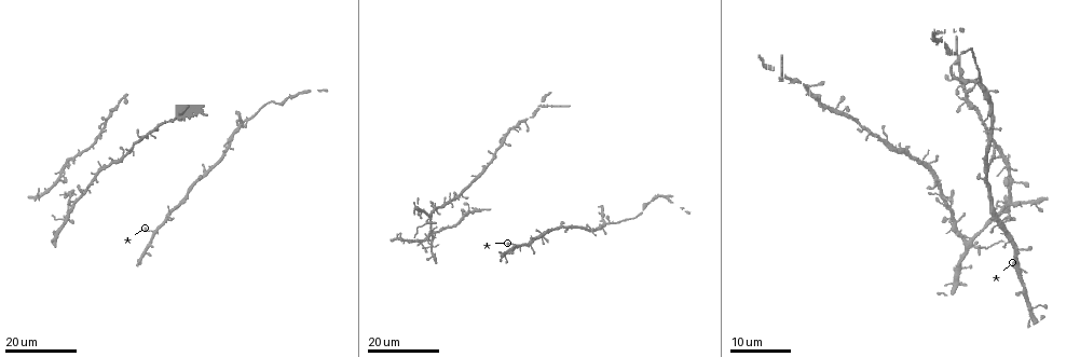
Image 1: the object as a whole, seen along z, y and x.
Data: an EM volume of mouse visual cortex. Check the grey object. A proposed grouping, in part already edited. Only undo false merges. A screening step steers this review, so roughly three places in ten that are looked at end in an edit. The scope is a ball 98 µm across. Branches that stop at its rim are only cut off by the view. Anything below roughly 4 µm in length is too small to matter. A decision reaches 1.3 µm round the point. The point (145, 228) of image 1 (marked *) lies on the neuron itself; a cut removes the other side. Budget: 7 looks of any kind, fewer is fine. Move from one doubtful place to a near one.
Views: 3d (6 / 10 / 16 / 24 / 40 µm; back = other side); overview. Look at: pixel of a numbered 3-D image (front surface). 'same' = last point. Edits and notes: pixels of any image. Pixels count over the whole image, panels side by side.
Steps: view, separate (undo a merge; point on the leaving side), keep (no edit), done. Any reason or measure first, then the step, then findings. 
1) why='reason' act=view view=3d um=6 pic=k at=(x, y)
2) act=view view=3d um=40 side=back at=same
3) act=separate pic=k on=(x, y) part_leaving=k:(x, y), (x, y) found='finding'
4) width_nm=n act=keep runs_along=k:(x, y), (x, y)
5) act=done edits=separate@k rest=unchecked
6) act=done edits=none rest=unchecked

act=view view=3d um=16 pic=1 at=(427, 223)

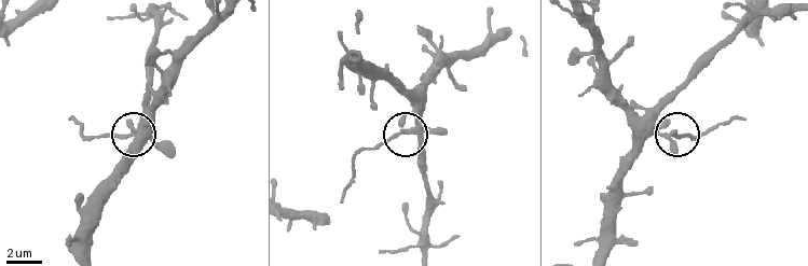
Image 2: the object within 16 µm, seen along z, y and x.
act=view view=3d um=6 pic=2 at=(404, 130)

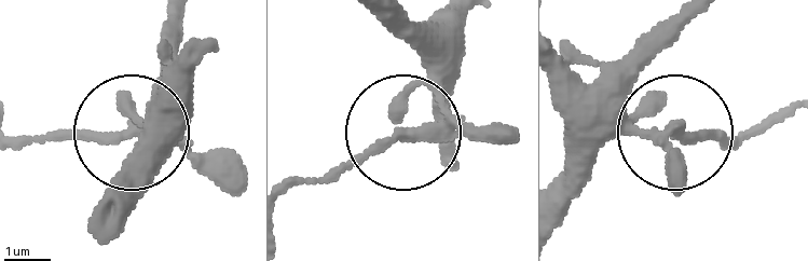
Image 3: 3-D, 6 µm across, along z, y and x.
act=separate pic=3 on=(111, 138) part_leaving=3:(446, 132), (369, 147), (288, 189) found='a second neuron is stuck on'

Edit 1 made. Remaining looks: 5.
why='branch point' act=view view=3d um=16 pic=1 at=(156, 235)

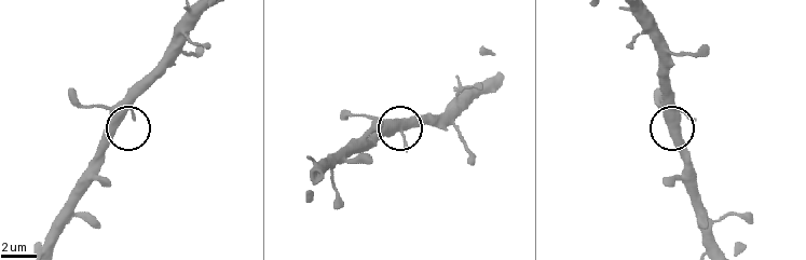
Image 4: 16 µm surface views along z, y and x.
act=view view=3d um=6 pic=4 at=(391, 131)

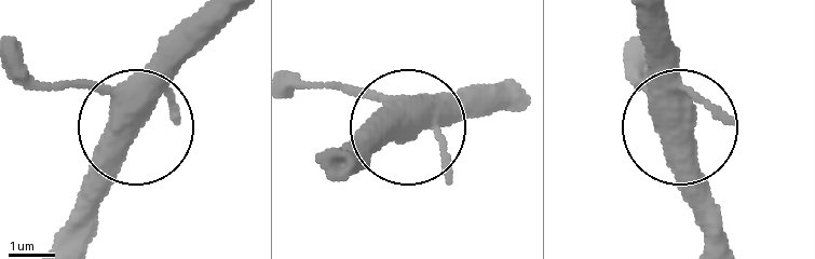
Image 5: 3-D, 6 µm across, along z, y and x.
act=view view=3d um=6 side=back pic=5 at=(407, 127)

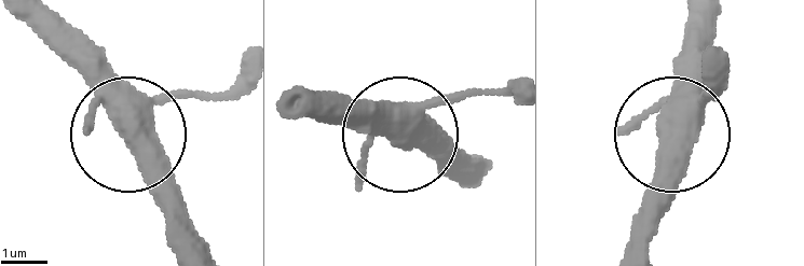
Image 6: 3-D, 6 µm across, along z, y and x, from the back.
width_nm=430 act=keep found='all the same neuron'

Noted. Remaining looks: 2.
why='sharp bend' act=view view=3d um=24 pic=1 at=(120, 98)

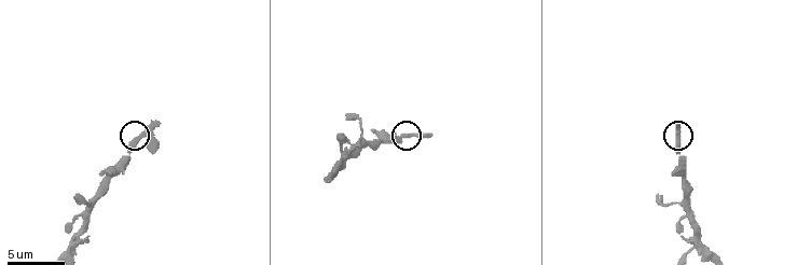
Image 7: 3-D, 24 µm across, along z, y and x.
why='zoom in' act=view view=3d um=10 pic=7 at=(414, 133)

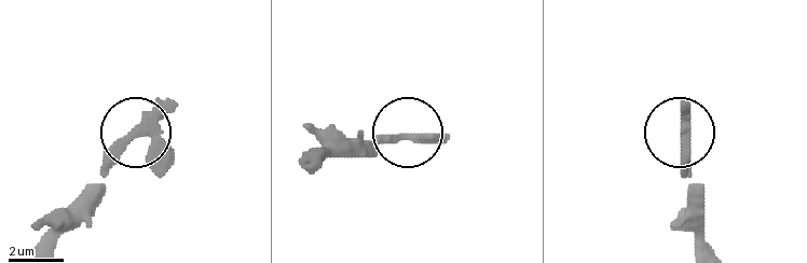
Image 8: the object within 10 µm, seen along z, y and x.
arms=3 act=keep found='one neuron here'

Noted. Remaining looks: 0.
act=done edits=separate@3 rest=unchecked

